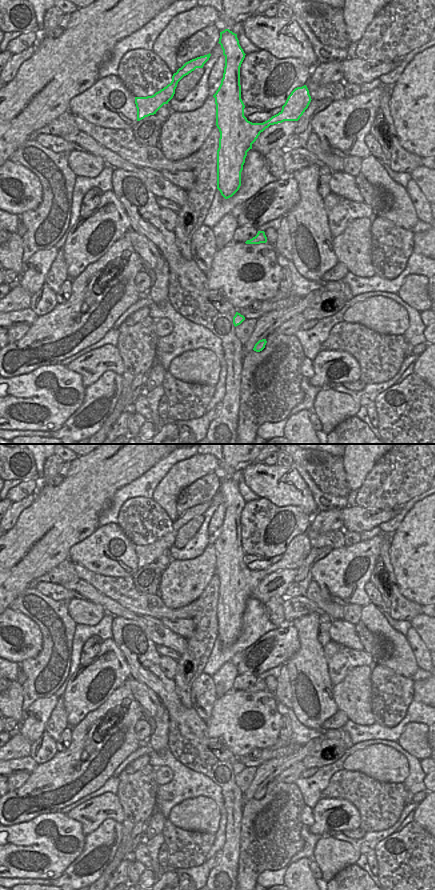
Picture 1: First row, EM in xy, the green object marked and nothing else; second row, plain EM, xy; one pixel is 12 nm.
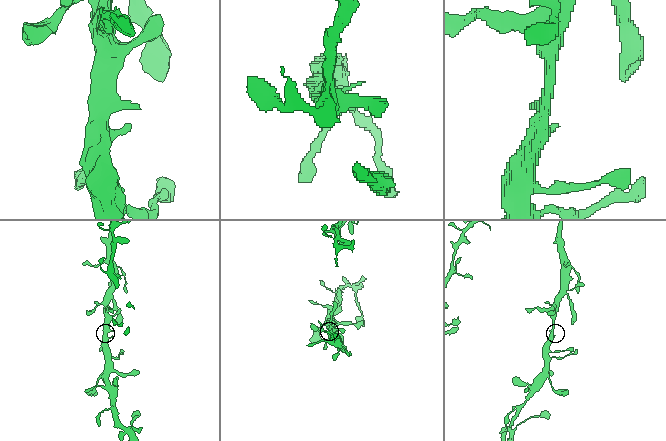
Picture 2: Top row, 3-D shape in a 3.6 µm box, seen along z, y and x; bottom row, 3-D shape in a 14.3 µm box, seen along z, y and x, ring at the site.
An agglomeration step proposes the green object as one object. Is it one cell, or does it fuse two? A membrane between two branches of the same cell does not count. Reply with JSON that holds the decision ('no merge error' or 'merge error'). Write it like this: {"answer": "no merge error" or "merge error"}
{"answer": "no merge error"}

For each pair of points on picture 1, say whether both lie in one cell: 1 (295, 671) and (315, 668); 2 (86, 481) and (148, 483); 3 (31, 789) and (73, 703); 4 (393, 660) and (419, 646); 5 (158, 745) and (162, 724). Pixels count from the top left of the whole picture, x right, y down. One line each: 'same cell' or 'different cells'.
1: same cell
2: different cells
3: different cells
4: different cells
5: same cell

